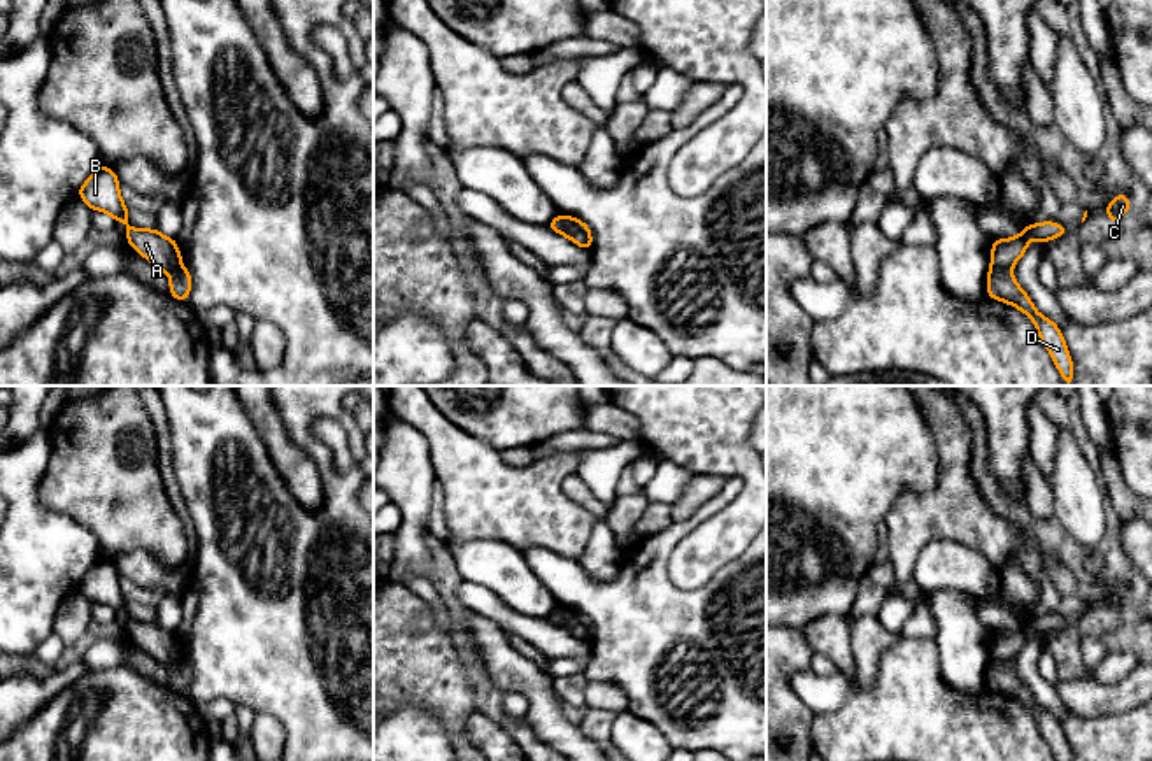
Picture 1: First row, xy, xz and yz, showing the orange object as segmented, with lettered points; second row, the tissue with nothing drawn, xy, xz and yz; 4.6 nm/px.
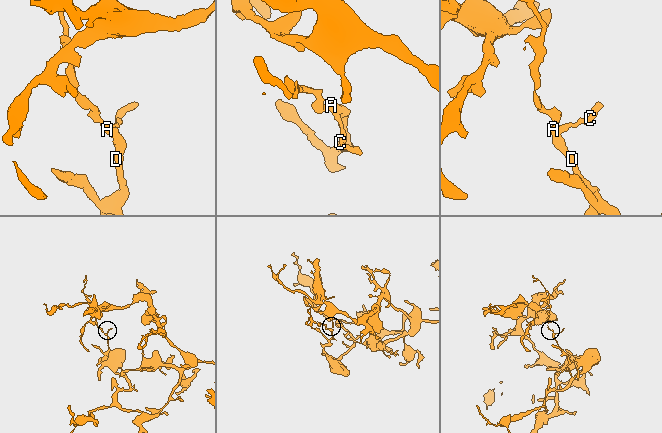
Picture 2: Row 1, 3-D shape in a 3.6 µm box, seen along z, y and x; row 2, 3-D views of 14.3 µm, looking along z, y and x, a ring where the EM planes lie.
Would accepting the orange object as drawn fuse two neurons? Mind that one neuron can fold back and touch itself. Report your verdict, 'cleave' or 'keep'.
cleave

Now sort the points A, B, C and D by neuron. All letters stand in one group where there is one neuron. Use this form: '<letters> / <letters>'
A B C / D

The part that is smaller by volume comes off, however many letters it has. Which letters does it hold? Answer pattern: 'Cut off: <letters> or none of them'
Cut off: A, B, C

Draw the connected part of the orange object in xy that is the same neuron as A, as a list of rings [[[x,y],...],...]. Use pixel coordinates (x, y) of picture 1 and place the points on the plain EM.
[[[100,558],[79,580],[77,589],[91,603],[112,608],[126,619],[126,635],[156,661],[172,665],[182,658],[175,631],[161,628],[156,621],[139,622],[128,617],[128,601],[119,587],[119,573],[112,561]]]

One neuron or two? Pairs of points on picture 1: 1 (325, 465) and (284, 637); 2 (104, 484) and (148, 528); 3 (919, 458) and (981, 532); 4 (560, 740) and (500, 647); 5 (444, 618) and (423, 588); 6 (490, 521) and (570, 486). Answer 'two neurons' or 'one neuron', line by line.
1: one neuron
2: one neuron
3: two neurons
4: one neuron
5: one neuron
6: two neurons

